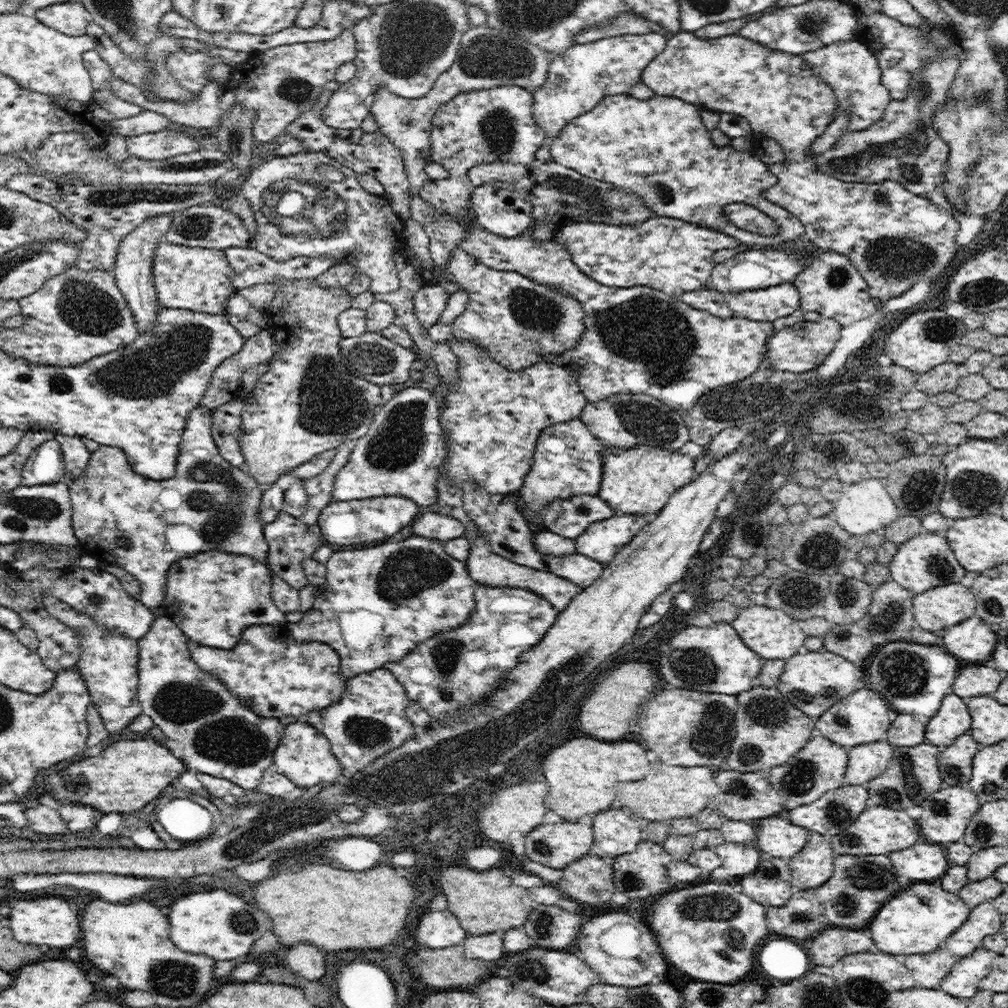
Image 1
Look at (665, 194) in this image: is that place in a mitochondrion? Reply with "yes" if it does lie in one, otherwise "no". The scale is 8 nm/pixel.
yes

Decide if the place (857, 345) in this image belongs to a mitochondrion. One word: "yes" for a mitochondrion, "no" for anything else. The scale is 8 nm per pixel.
no

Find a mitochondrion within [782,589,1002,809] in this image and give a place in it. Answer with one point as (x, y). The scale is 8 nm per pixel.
(903, 673)

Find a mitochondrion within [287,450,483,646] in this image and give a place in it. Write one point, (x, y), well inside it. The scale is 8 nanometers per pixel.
(413, 570)

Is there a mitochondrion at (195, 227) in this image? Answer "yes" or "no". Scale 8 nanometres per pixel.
yes

